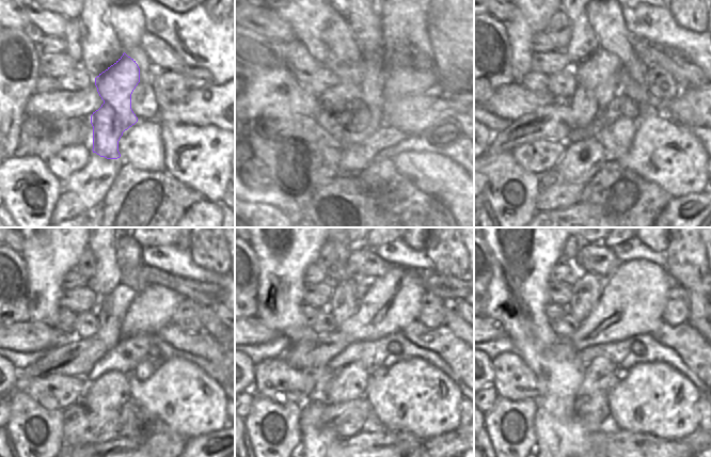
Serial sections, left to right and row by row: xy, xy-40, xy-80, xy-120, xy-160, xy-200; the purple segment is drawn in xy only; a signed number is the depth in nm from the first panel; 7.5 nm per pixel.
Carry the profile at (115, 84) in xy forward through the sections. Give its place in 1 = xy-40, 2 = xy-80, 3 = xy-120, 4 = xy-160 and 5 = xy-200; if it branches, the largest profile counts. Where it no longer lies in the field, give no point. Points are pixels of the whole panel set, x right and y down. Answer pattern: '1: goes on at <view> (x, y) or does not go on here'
1: goes on at xy-40 (352, 109)
2: goes on at xy-80 (597, 77)
3: goes on at xy-120 (110, 310)
4: goes on at xy-160 (348, 293)
5: goes on at xy-200 (587, 286)

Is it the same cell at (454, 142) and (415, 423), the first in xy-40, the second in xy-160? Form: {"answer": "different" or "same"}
{"answer": "same"}

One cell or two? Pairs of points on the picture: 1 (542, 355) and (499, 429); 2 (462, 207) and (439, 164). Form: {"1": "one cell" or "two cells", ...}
{"1": "two cells", "2": "two cells"}

